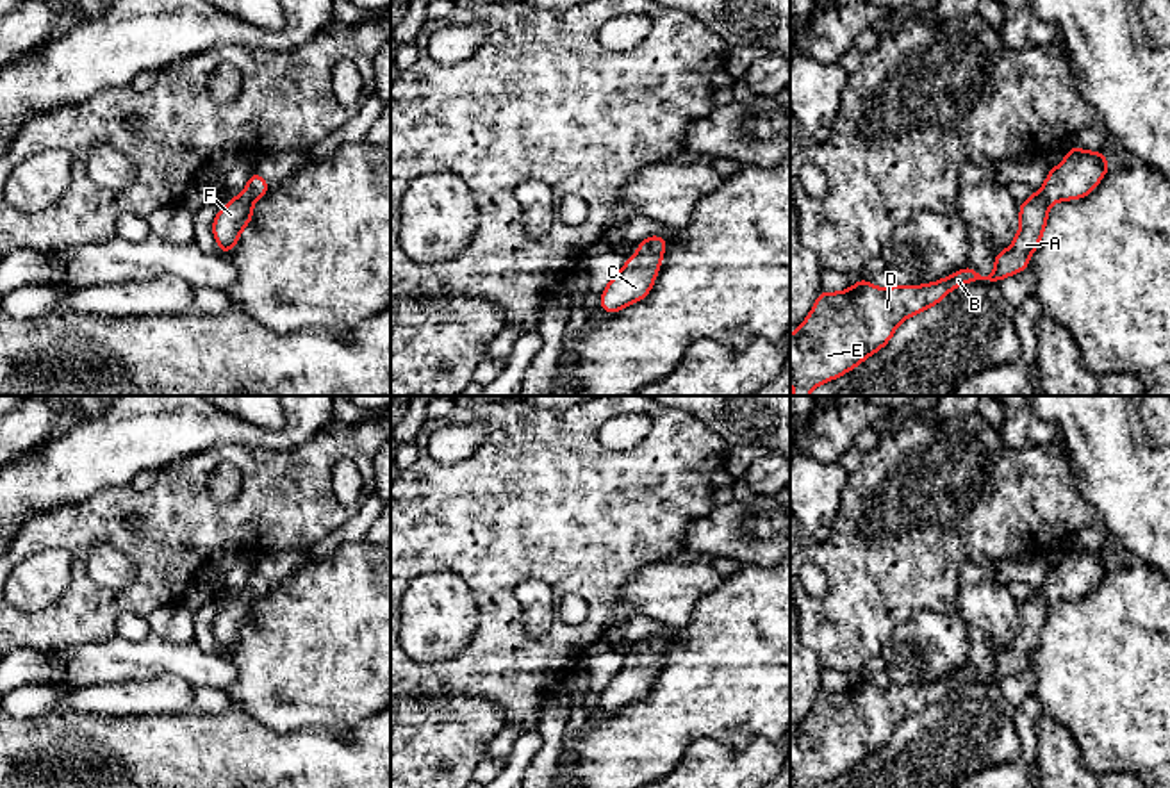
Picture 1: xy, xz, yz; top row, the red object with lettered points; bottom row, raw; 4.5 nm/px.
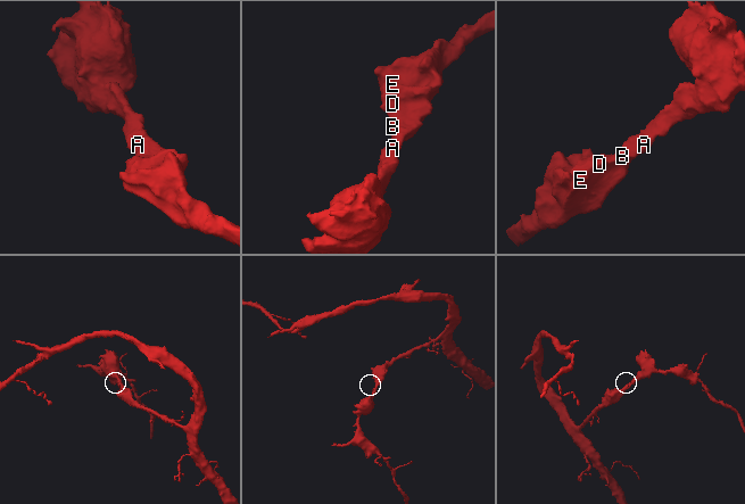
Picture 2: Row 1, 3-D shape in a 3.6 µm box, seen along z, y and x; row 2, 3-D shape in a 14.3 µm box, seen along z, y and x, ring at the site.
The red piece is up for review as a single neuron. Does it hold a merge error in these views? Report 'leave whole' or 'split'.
leave whole

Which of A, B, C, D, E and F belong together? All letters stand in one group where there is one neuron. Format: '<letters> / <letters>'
A B C D E F

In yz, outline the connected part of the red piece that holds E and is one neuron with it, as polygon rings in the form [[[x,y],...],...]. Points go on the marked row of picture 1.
[[[1070,146],[1063,162],[1051,168],[1043,187],[1018,205],[1020,228],[1008,250],[993,253],[995,273],[992,276],[979,275],[972,266],[967,266],[926,285],[890,285],[886,289],[878,289],[867,278],[861,278],[844,292],[820,291],[808,317],[790,335],[792,396],[808,396],[817,385],[836,380],[860,365],[867,357],[878,353],[890,342],[895,328],[904,319],[940,303],[954,287],[972,280],[999,283],[1006,276],[1026,271],[1029,267],[1029,257],[1042,242],[1043,228],[1049,219],[1049,205],[1088,196],[1100,184],[1109,168],[1111,166],[1102,152],[1086,152],[1077,146]]]

